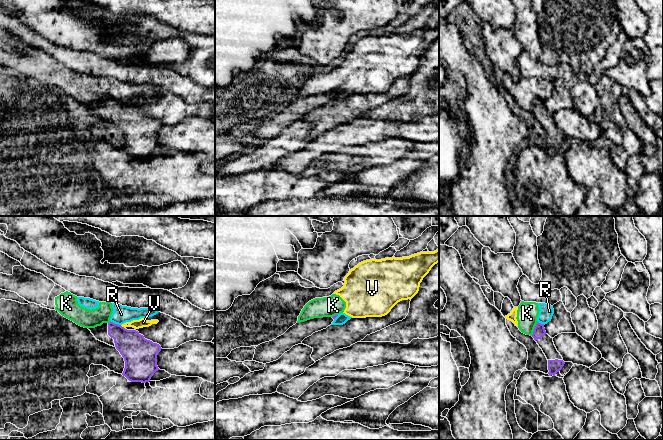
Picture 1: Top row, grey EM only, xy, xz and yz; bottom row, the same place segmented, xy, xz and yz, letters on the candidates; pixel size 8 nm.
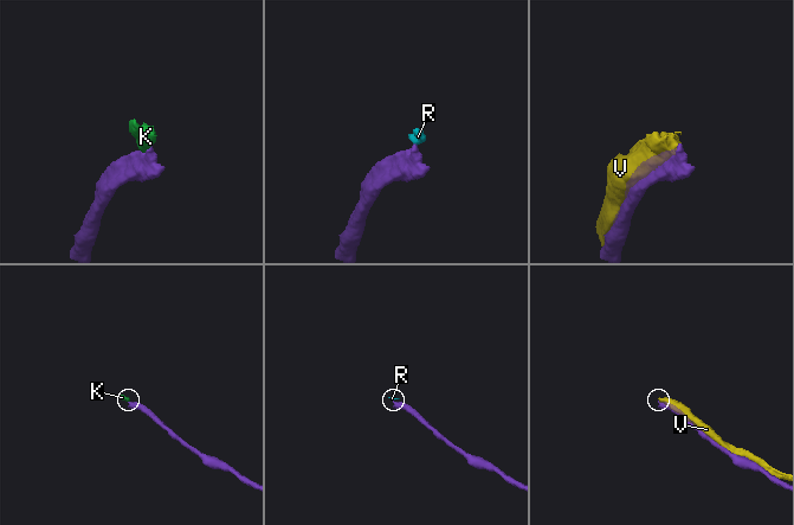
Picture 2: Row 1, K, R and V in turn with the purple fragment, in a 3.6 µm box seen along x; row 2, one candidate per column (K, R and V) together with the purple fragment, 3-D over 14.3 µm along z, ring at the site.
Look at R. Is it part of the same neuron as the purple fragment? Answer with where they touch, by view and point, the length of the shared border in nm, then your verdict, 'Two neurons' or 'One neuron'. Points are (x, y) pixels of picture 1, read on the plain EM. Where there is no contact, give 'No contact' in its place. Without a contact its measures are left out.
Touches purple at xy (114, 99). Shared border 100 nm. Two neurons

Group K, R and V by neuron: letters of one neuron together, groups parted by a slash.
K R V

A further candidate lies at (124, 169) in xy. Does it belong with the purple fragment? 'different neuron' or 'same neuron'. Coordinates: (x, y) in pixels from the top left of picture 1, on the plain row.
different neuron

